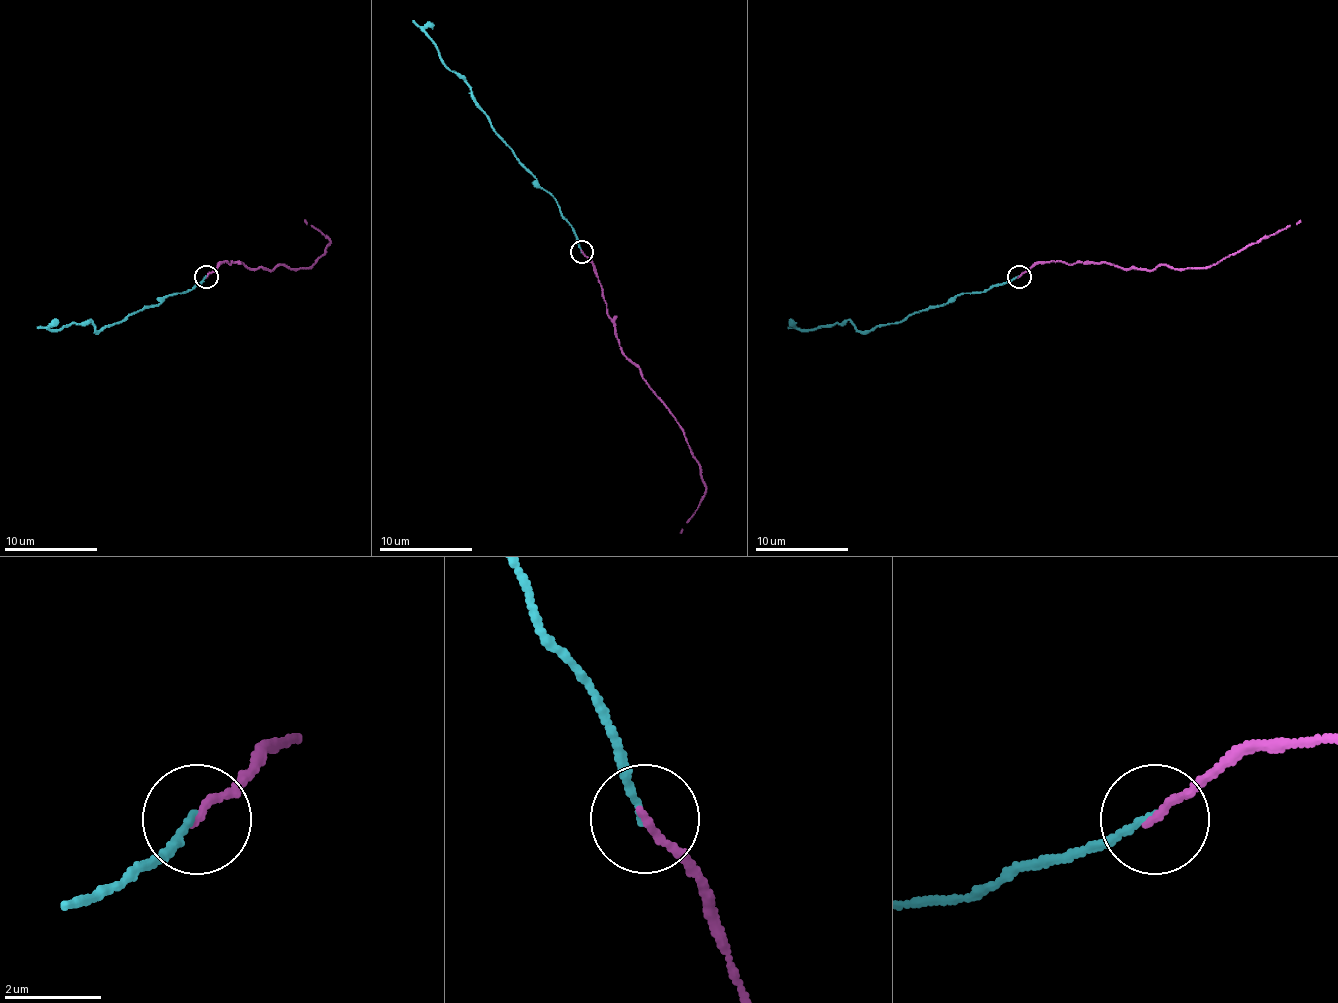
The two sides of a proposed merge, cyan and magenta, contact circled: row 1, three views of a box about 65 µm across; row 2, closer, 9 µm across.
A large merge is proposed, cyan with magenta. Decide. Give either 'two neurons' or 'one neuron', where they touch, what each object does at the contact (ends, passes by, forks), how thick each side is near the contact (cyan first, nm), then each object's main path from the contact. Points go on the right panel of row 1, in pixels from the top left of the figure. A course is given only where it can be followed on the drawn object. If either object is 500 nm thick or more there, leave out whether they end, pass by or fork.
one neuron; at (1019, 277); cyan ends there; magenta ends there; 120 nm thick on the cyan side, 150 nm on the other; cyan runs (1020, 276), (961, 292), (945, 304), (915, 311), (898, 323), (866, 332), (849, 323), (800, 330), (791, 318); magenta runs (1020, 276), (1031, 264), (1106, 262), (1124, 269), (1155, 269), (1162, 264), (1173, 269), (1201, 269), (1299, 220)

